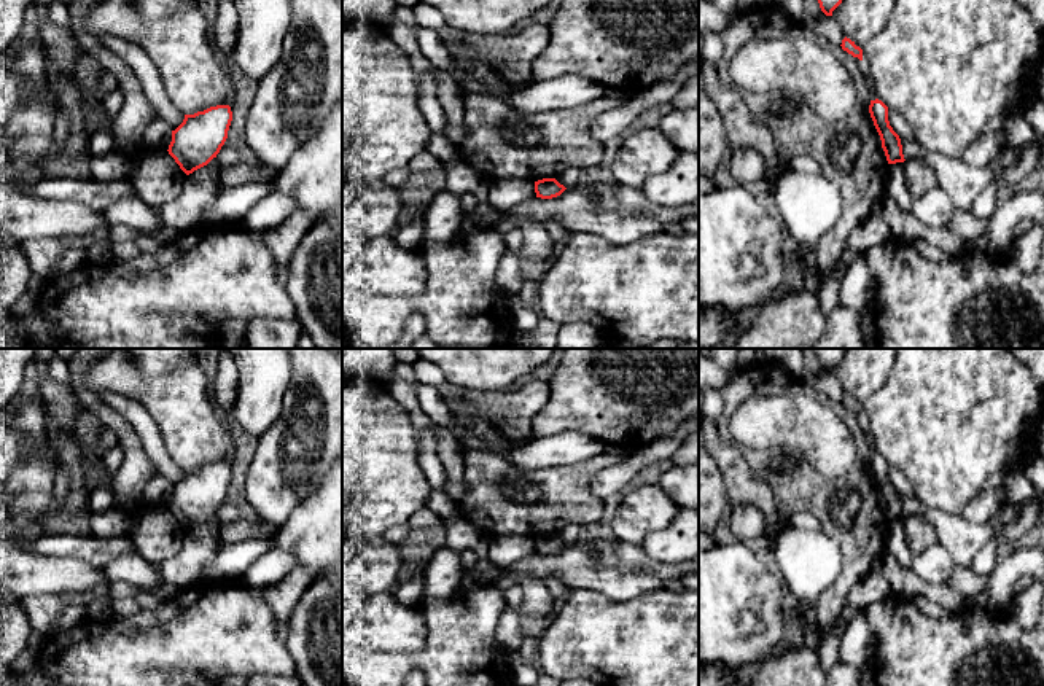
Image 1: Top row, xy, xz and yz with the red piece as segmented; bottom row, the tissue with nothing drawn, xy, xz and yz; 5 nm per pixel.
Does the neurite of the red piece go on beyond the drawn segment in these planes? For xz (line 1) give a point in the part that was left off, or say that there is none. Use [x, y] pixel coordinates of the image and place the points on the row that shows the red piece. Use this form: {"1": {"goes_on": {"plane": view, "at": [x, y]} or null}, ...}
{"1": {"goes_on": null}}

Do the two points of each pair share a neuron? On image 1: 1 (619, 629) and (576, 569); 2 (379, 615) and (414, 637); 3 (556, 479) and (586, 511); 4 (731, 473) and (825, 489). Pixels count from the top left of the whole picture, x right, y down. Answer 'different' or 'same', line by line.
1: different
2: same
3: same
4: different

